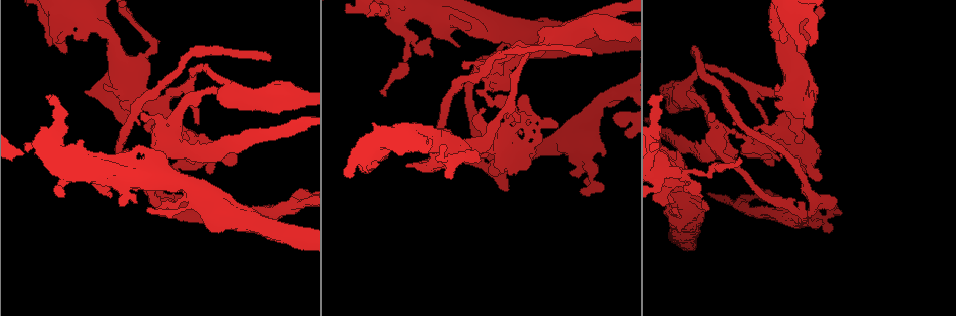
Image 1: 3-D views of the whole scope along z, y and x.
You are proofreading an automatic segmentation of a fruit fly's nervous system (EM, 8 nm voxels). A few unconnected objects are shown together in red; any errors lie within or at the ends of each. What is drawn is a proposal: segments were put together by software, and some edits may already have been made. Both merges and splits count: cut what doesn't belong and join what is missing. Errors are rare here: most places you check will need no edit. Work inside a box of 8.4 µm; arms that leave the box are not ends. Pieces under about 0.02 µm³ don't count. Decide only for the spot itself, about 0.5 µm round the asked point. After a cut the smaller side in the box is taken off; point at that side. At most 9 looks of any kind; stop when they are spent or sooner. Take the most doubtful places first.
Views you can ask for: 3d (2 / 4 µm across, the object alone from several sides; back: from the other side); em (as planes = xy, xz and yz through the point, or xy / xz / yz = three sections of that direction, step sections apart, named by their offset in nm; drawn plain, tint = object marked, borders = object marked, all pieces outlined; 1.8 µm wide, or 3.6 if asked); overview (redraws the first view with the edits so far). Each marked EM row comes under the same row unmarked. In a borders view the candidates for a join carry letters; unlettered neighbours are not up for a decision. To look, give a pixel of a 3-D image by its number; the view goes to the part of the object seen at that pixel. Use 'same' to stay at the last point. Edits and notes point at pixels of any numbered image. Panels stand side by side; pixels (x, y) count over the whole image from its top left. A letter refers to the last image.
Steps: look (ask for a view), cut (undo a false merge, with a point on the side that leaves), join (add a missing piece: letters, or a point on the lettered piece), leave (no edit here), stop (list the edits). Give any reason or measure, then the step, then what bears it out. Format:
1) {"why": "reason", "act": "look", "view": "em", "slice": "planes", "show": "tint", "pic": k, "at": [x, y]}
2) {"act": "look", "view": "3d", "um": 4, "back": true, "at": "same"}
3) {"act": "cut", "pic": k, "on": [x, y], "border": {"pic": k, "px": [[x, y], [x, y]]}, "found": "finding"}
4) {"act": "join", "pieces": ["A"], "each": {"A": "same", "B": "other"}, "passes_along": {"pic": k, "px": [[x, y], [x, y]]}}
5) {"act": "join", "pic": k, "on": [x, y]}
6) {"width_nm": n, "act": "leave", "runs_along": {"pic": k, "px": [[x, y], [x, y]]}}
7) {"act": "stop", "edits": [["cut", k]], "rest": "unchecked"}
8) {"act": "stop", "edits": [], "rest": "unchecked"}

{"act": "look", "view": "3d", "um": 4, "pic": 1, "at": [758, 147]}

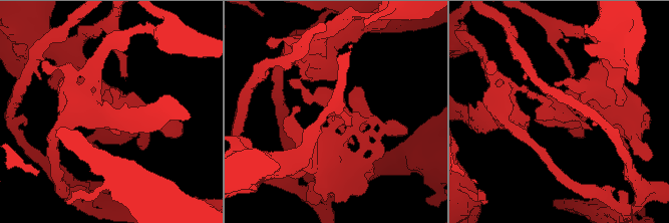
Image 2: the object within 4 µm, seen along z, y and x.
{"act": "look", "view": "em", "um": 3.6, "slice": "planes", "show": "borders", "pic": 2, "at": [561, 108]}

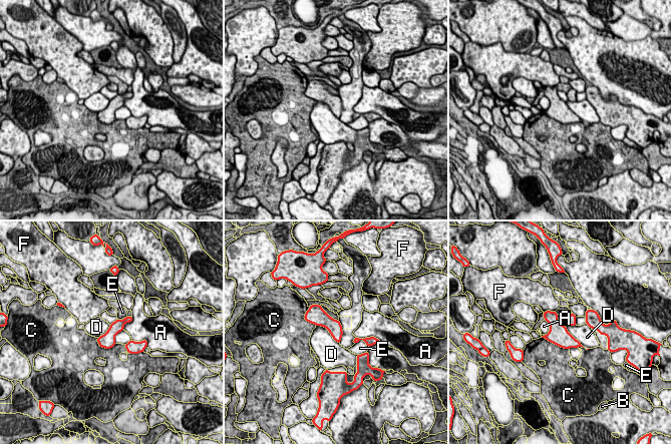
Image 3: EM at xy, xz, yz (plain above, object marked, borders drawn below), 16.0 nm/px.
{"width_nm": 240, "act": "leave", "each": {"A": "other", "B": "other", "C": "other", "D": "other", "E": "other", "F": "other"}, "border": {"pic": 3, "px": [[316, 325], [323, 326], [339, 344]]}, "found": "all the same neuron"}

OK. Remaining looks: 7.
{"why": "closes a loop", "act": "look", "view": "3d", "um": 2, "back": true, "pic": 1, "at": [528, 45]}

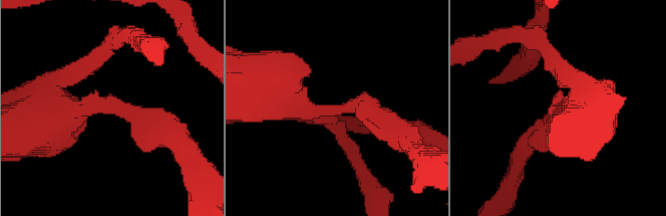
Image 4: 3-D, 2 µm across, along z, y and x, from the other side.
{"why": "now the EM", "act": "look", "view": "em", "slice": "xy", "step": 8, "show": "borders", "pic": 4, "at": [558, 108]}

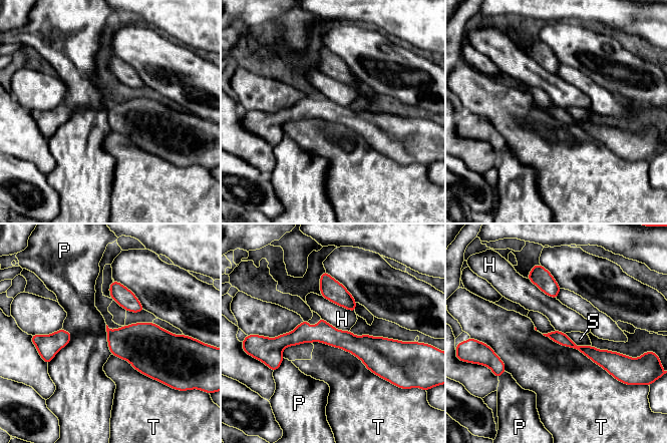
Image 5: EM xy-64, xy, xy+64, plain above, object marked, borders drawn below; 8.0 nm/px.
{"width_nm": 100, "act": "leave", "each": {"H": "other", "P": "other", "S": "other", "T": "other"}, "runs_along": {"pic": 5, "px": [[273, 341], [329, 335], [392, 347]]}, "found": "one neuron here"}

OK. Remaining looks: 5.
{"why": "four or more arms meet", "act": "look", "view": "em", "um": 3.6, "slice": "planes", "show": "tint", "pic": 1, "at": [804, 211]}

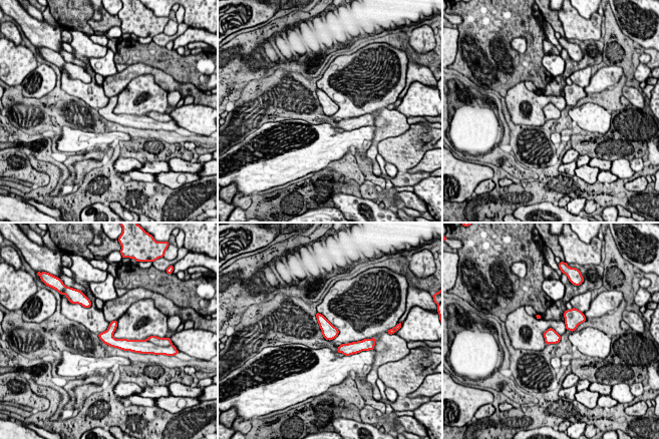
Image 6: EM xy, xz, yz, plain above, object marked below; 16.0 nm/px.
{"why": "see the neighbours", "act": "look", "view": "em", "um": 3.6, "slice": "planes", "show": "borders", "at": "same"}

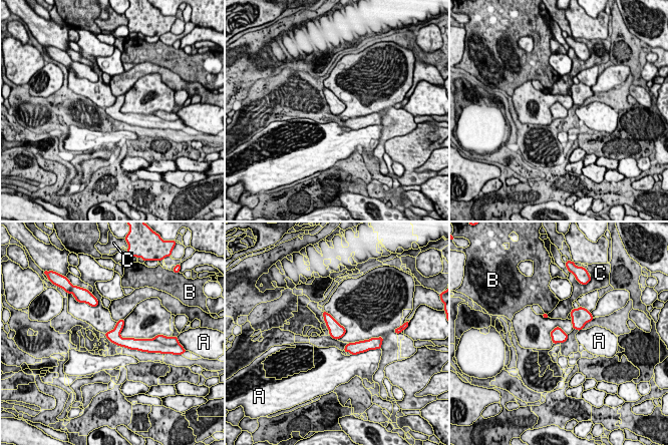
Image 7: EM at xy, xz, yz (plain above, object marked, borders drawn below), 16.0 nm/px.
{"act": "leave", "each": {"A": "other", "B": "other", "C": "other"}, "runs_along": {"pic": 7, "px": [[108, 334], [121, 342], [139, 343]]}, "found": "all the same neuron"}

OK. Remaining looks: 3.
{"why": "stops while still wide", "act": "look", "view": "em", "slice": "xy", "step": 16, "show": "borders", "pic": 1, "at": [120, 204]}

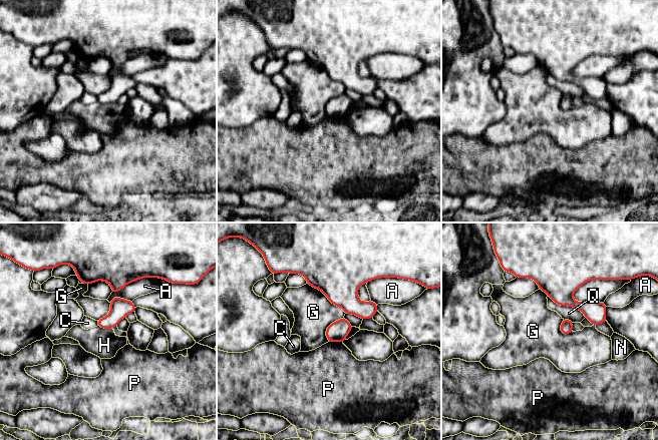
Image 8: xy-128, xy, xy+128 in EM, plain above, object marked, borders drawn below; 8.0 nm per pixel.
{"act": "leave", "each": {"A": "other", "C": "other", "G": "other", "H": "other", "N": "other", "P": "other", "Q": "other"}, "border": {"pic": 8, "px": [[307, 283], [317, 288], [345, 313]]}, "found": "no lettered piece goes on from it"}

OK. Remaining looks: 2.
{"act": "stop", "edits": [], "rest": "unchecked"}

